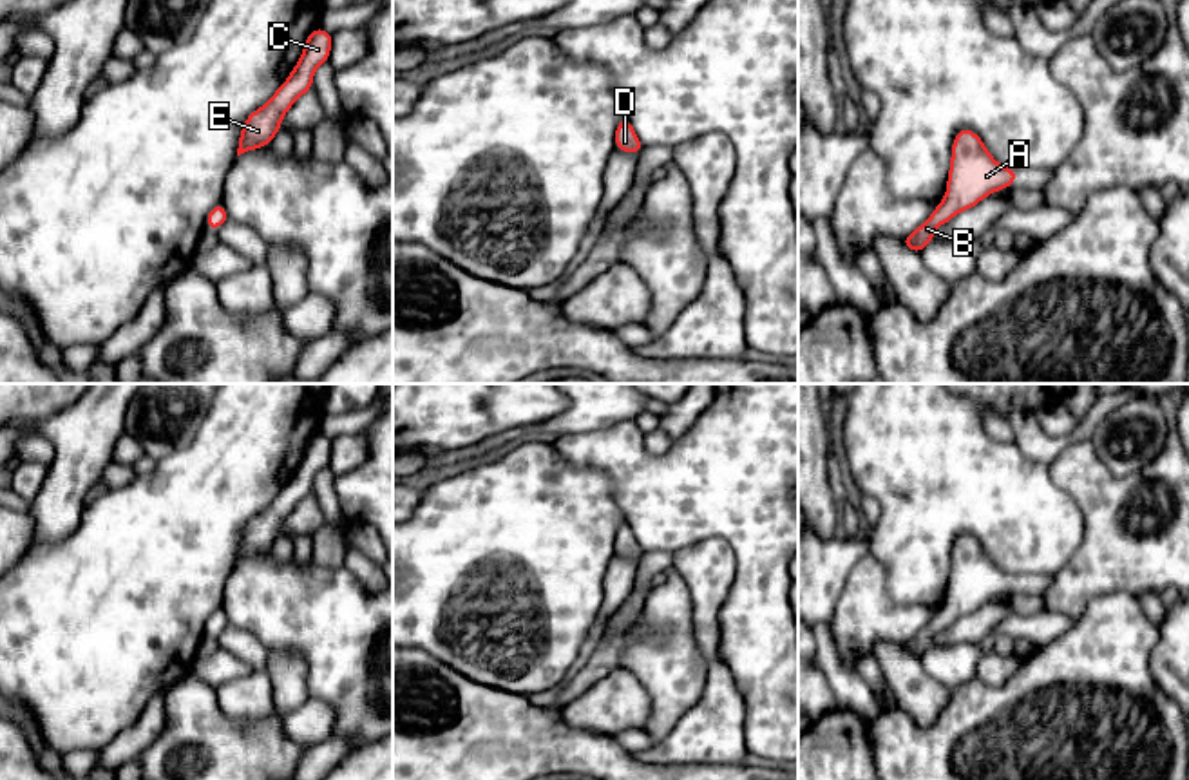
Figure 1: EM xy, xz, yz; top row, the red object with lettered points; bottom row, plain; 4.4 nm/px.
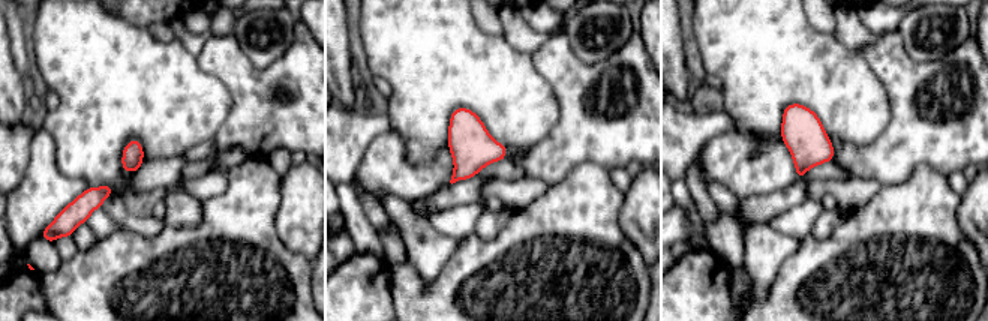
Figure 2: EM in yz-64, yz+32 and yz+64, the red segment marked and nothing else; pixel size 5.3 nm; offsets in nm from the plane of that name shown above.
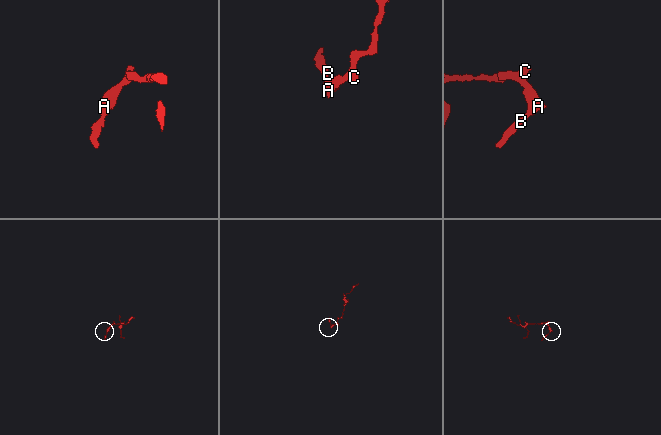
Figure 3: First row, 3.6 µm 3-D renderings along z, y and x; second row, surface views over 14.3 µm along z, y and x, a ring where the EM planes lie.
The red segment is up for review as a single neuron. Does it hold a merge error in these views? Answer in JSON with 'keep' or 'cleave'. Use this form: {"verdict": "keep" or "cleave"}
{"verdict": "keep"}

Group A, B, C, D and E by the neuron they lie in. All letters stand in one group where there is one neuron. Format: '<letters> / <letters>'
A B C D E

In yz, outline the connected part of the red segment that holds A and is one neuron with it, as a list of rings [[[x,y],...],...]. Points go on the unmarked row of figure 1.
[[[961,534],[952,550],[952,565],[945,604],[932,621],[901,648],[916,657],[934,646],[937,630],[983,606],[986,601],[1003,595],[1017,586],[1017,575],[999,570],[984,552],[983,545],[968,534]]]

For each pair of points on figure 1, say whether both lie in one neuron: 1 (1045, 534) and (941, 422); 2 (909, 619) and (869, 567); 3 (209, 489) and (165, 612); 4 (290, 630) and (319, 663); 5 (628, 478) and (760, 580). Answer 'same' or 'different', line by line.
1: same
2: same
3: same
4: same
5: same

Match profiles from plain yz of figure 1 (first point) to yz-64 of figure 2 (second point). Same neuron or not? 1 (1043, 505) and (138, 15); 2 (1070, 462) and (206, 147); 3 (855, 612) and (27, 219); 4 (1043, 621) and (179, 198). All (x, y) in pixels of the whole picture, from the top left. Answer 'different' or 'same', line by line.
1: different
2: different
3: same
4: different

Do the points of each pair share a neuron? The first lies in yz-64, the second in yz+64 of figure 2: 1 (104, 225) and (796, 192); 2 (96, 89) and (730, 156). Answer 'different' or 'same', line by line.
1: different
2: different

